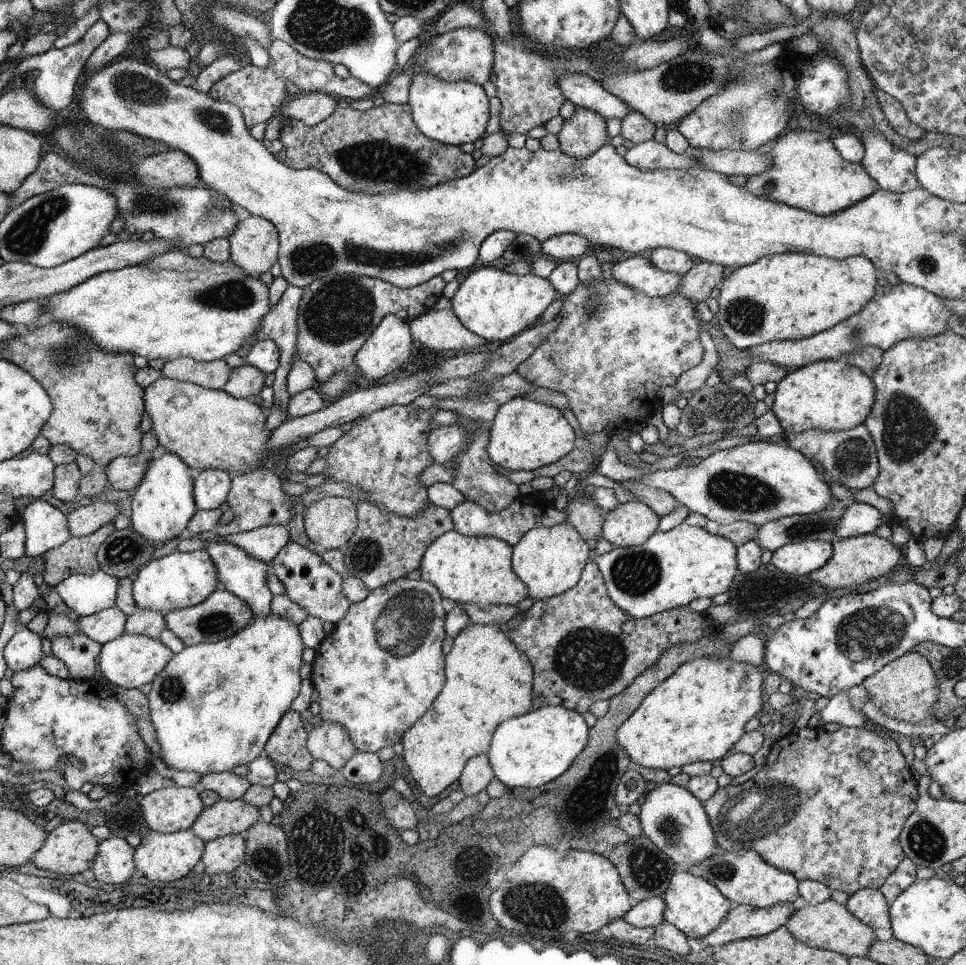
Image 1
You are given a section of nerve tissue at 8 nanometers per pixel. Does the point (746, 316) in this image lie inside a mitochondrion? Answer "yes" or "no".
yes

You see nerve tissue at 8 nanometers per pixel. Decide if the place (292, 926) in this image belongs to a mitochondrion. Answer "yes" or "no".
no

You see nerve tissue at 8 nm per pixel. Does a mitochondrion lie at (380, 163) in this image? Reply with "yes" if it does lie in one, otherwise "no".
yes

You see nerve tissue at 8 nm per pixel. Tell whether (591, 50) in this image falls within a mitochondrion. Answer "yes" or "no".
no

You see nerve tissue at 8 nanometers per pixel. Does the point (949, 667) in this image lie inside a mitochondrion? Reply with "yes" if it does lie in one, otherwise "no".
yes

